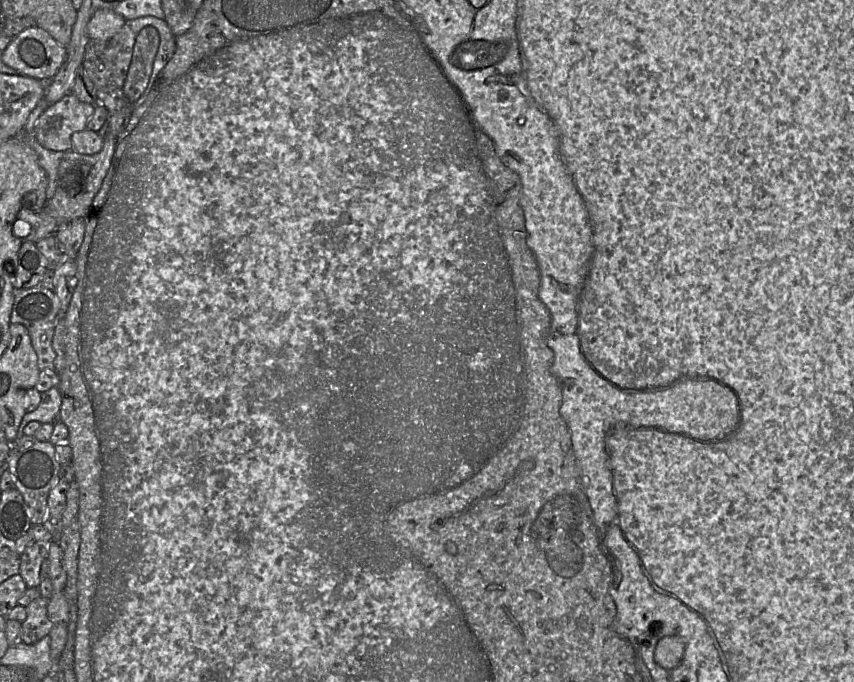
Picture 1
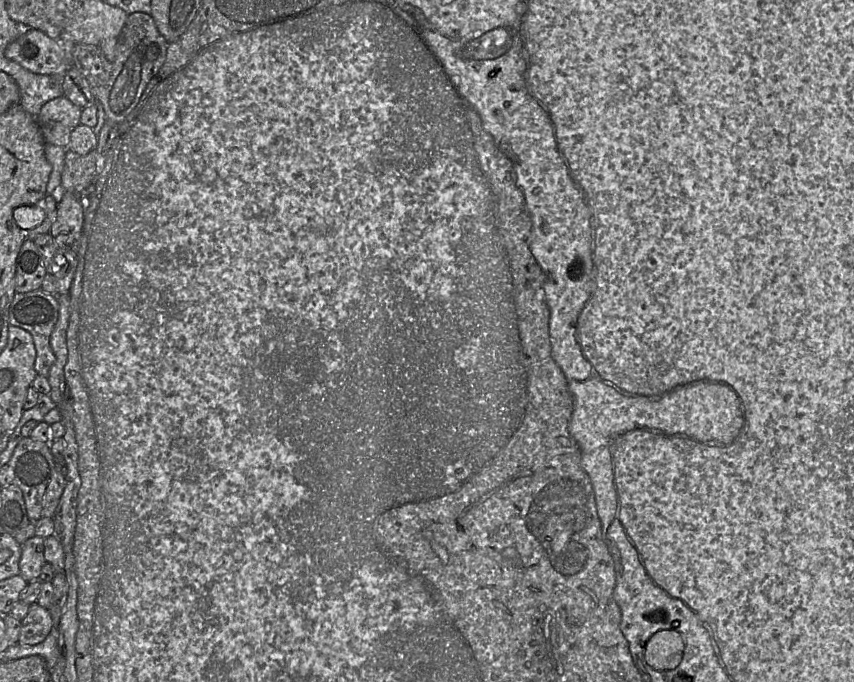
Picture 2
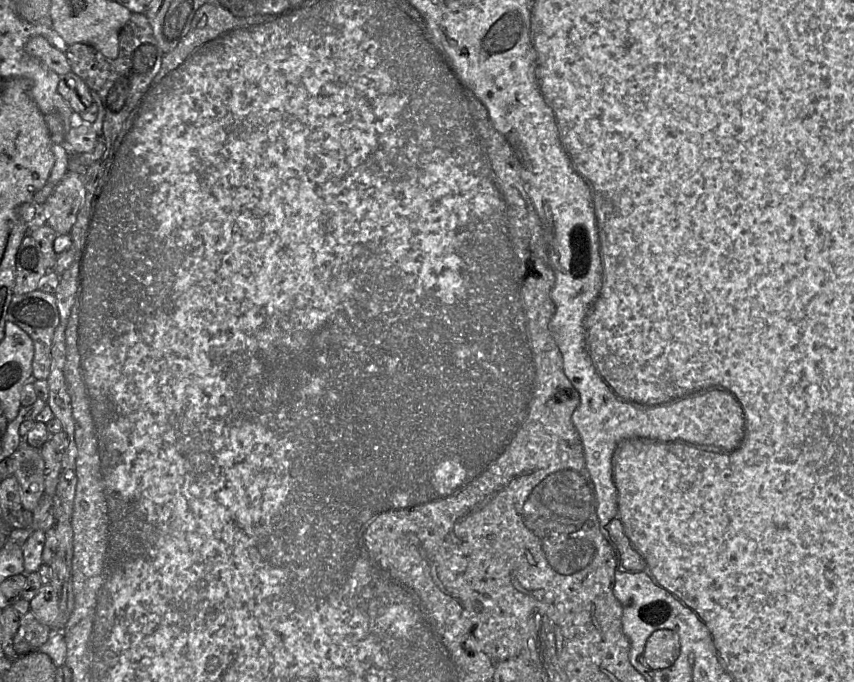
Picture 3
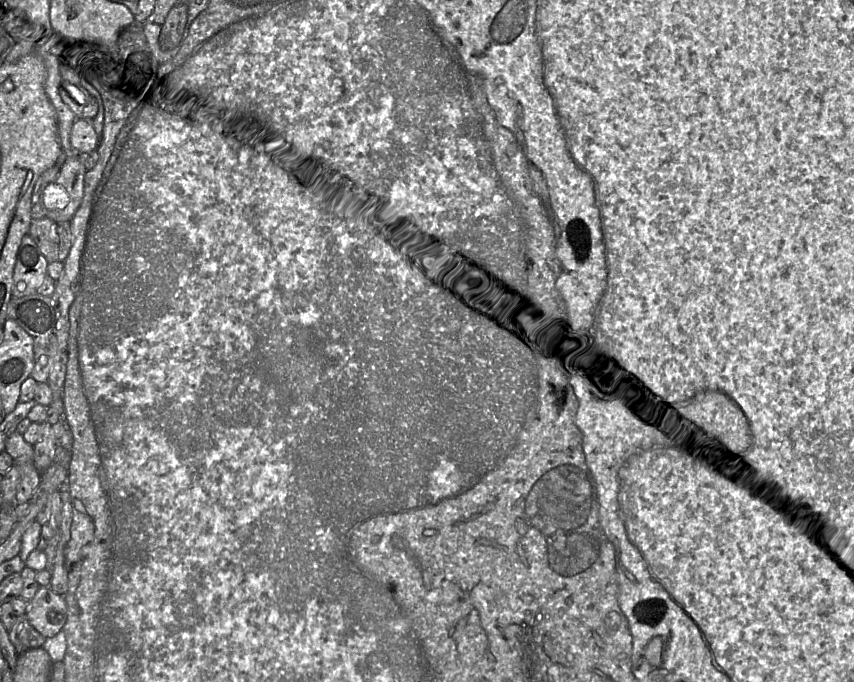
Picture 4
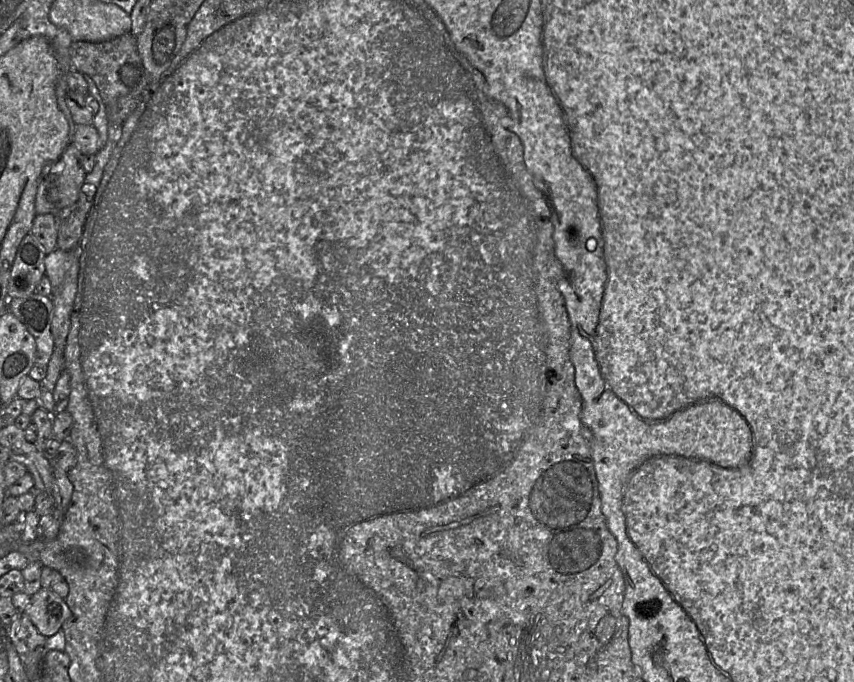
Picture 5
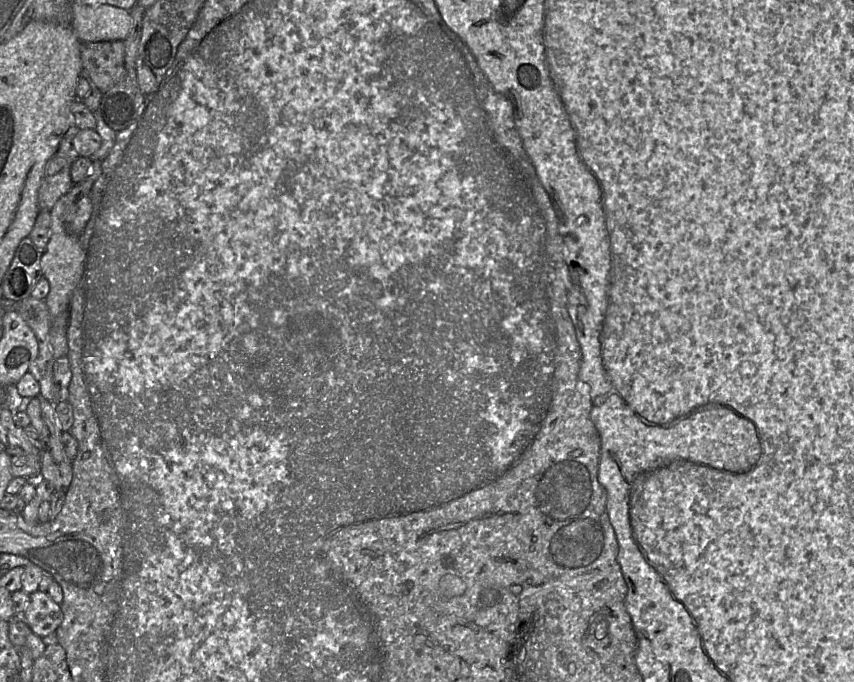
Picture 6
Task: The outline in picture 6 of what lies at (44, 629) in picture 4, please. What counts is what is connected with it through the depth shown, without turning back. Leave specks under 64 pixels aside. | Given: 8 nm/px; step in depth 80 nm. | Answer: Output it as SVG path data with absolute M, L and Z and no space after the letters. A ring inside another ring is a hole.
M37 590L22 615L34 634L44 638L56 632L63 621L61 606L47 592Z

